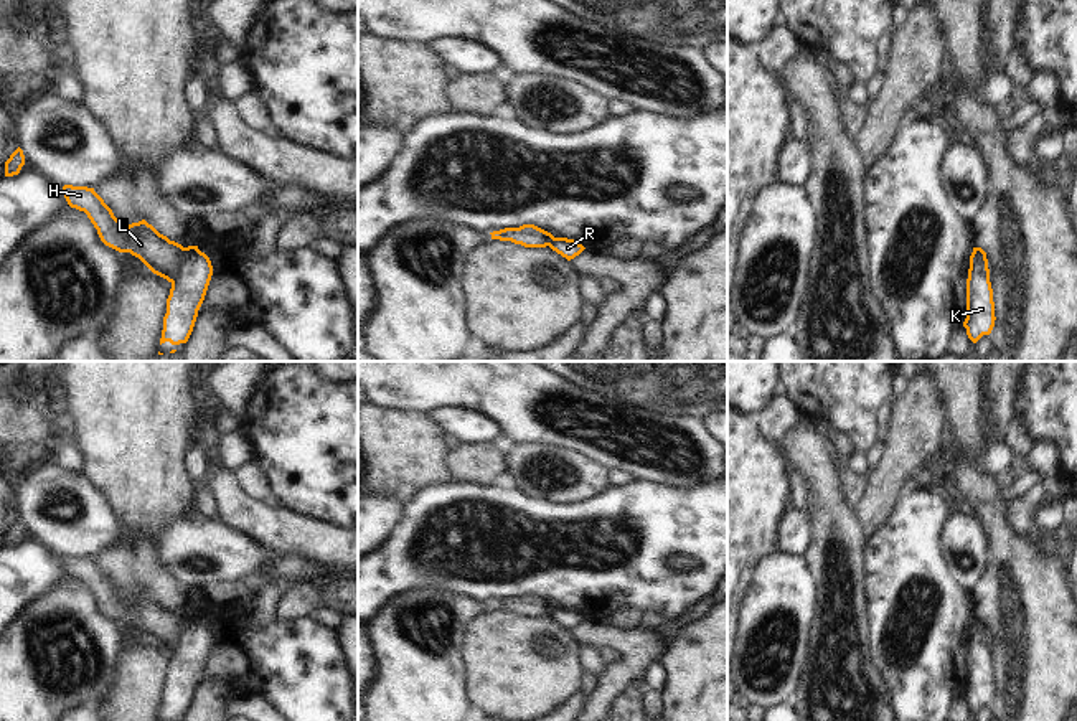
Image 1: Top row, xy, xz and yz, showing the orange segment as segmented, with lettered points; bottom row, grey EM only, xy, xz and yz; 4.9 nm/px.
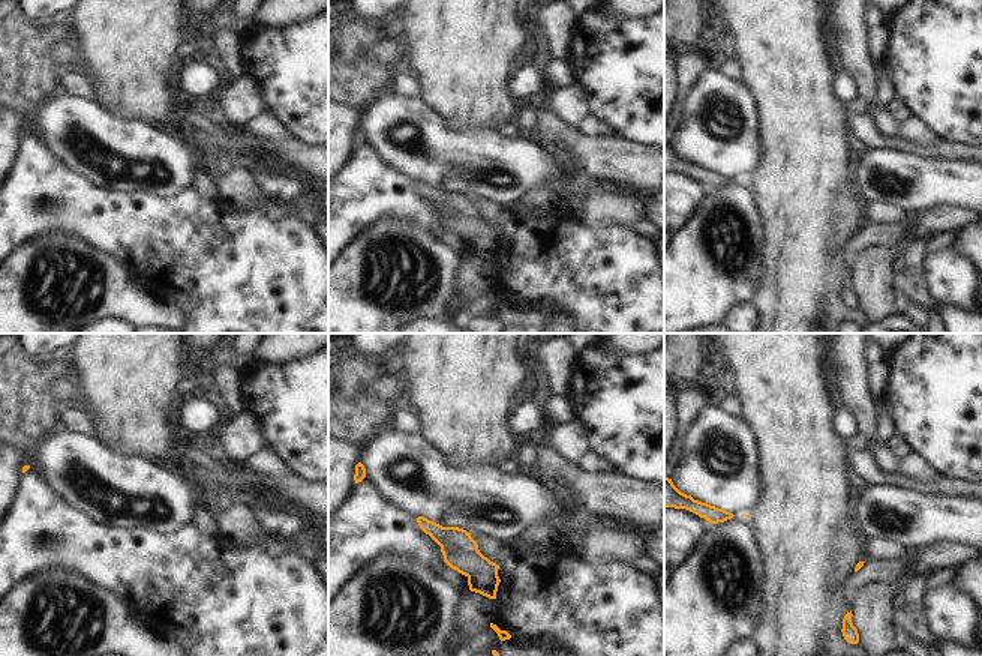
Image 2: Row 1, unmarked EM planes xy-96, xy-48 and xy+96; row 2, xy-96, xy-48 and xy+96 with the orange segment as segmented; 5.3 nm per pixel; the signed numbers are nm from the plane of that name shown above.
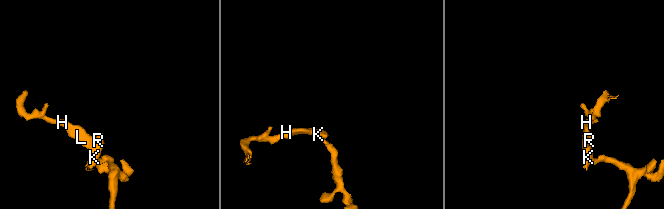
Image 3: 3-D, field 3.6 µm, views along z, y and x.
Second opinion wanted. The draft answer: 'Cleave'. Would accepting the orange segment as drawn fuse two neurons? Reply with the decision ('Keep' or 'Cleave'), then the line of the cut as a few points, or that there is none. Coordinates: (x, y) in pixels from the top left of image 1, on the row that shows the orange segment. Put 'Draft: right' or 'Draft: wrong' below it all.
Cleave. Split along xy (183, 248), (183, 258), (172, 282).
Draft: right

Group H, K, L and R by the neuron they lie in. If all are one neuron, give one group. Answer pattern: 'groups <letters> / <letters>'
groups H L / K R

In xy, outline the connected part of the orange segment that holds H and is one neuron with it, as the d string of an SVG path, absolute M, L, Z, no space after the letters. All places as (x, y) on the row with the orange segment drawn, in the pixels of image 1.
M64 185L63 195L71 208L84 211L101 241L119 251L139 257L153 274L175 280L183 259L183 246L160 234L145 219L122 224L104 203L104 200L87 186Z

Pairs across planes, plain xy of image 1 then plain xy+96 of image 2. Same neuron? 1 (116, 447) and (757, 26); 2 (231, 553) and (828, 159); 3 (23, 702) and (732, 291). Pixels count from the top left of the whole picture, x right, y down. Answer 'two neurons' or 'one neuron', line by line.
1: one neuron
2: two neurons
3: one neuron

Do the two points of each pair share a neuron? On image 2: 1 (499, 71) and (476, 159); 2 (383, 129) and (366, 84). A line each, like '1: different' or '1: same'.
1: different
2: different

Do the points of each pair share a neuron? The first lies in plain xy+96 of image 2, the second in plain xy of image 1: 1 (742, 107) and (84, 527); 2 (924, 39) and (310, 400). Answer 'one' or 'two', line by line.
1: one
2: one

